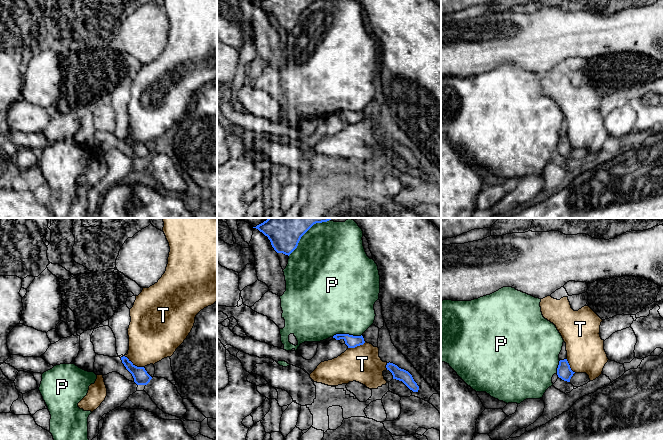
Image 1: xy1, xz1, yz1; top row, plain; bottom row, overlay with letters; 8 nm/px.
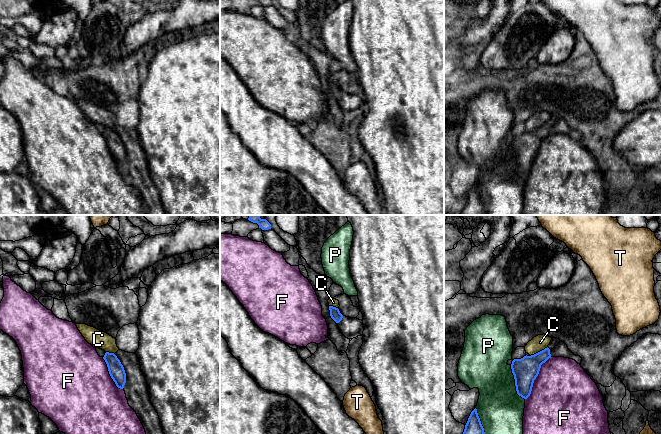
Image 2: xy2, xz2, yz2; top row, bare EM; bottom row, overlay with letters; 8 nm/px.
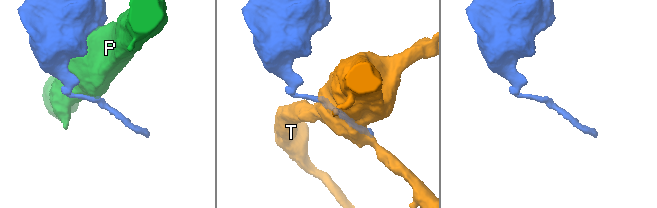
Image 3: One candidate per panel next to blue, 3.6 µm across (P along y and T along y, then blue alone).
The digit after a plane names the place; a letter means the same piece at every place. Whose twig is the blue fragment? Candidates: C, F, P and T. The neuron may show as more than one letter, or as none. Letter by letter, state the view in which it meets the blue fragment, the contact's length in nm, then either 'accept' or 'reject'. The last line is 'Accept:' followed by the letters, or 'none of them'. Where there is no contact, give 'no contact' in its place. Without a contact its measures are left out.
C: yz2 | 170 nm | reject
F: yz2 | 400 nm | reject
P: yz2 | 300 nm | reject
T: xy1 | 180 nm | reject
Accept: none of them

